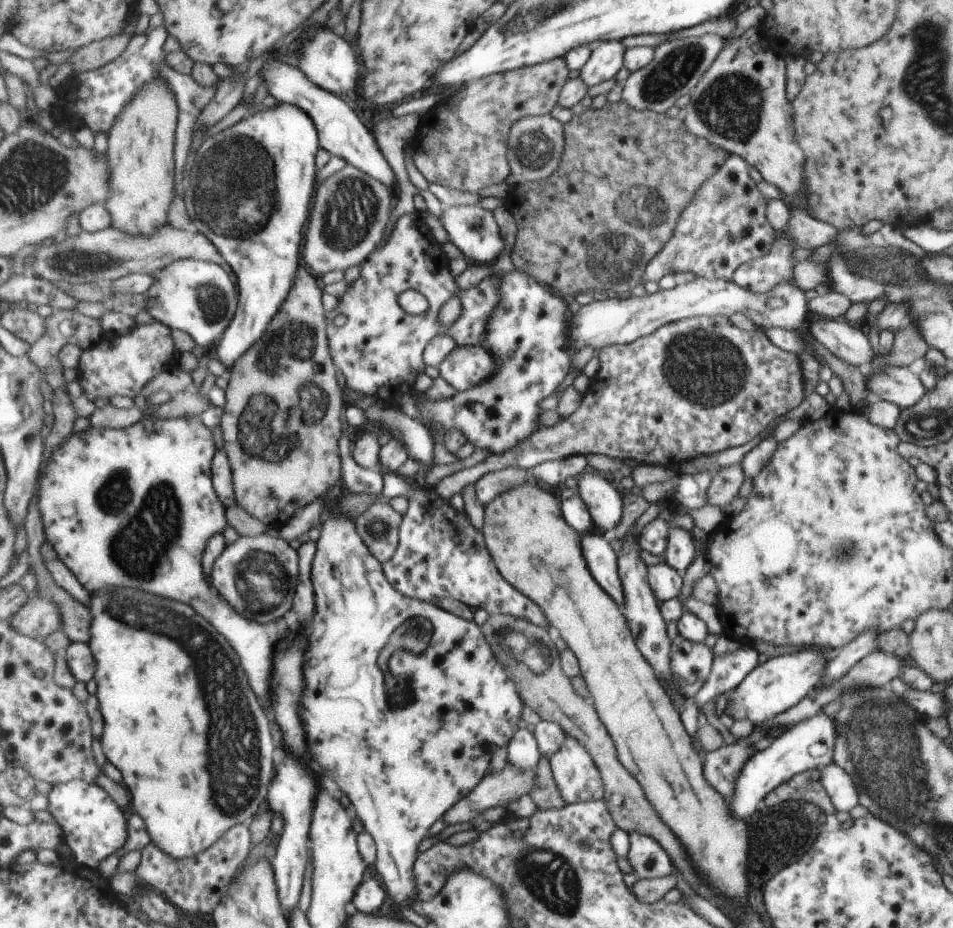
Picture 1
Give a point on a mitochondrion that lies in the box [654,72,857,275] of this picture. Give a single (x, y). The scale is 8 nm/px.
(722, 197)

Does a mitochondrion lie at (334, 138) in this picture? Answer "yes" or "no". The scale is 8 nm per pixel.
no

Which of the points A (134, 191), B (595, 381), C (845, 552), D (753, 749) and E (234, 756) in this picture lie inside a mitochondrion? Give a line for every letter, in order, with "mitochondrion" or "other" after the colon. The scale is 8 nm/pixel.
A: other
B: other
C: mitochondrion
D: other
E: mitochondrion

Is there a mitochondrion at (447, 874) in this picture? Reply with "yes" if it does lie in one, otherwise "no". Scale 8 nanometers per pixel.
no

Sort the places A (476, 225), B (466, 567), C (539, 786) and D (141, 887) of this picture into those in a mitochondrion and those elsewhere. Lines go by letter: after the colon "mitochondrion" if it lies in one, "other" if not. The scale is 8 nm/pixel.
A: mitochondrion
B: other
C: other
D: other

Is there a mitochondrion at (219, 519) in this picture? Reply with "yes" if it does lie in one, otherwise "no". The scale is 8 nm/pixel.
no

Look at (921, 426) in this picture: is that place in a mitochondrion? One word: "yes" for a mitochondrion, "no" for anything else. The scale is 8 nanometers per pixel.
yes

